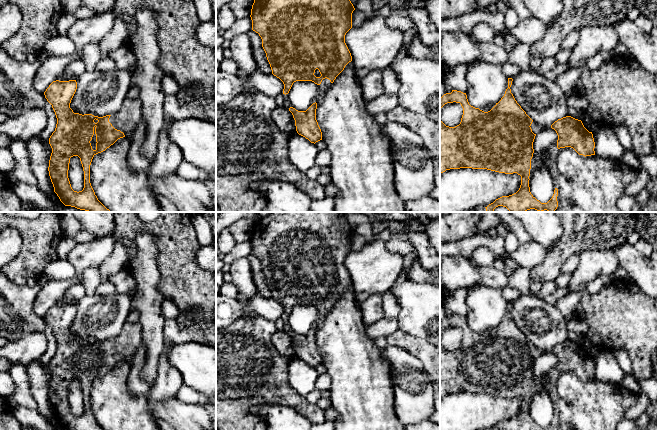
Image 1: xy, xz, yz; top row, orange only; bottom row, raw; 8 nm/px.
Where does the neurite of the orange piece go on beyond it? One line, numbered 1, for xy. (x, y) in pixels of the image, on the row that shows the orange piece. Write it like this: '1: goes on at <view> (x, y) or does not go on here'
1: goes on at xy (130, 115)

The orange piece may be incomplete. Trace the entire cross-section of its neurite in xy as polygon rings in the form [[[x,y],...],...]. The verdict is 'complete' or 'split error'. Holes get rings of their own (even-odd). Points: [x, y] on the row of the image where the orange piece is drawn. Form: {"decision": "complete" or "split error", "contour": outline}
{"decision": "split error", "contour": [[[76,80],[53,81],[44,92],[45,98],[52,105],[57,118],[55,131],[49,138],[52,153],[49,160],[49,176],[54,187],[54,192],[65,206],[75,207],[88,212],[110,212],[97,198],[90,183],[90,165],[93,157],[105,151],[118,139],[131,138],[134,128],[142,119],[142,103],[139,98],[126,98],[122,109],[112,115],[103,117],[92,114],[74,113],[70,108],[71,100],[76,92]],[[78,156],[84,171],[84,188],[82,191],[74,191],[71,187],[68,170],[70,158]]]}

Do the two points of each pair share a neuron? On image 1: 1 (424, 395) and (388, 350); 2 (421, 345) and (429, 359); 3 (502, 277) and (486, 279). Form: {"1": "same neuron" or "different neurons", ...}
{"1": "same neuron", "2": "same neuron", "3": "same neuron"}

